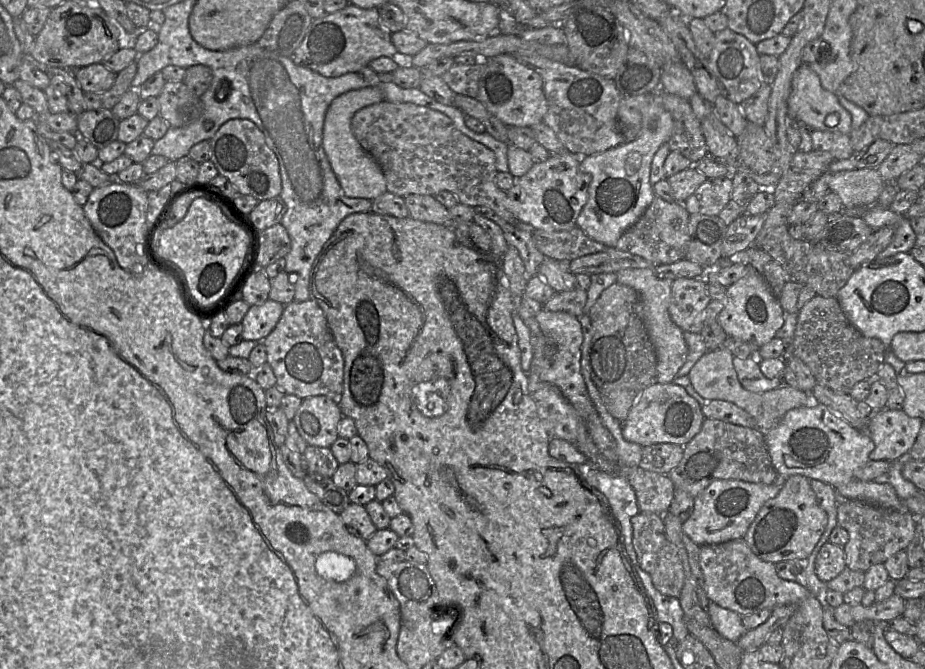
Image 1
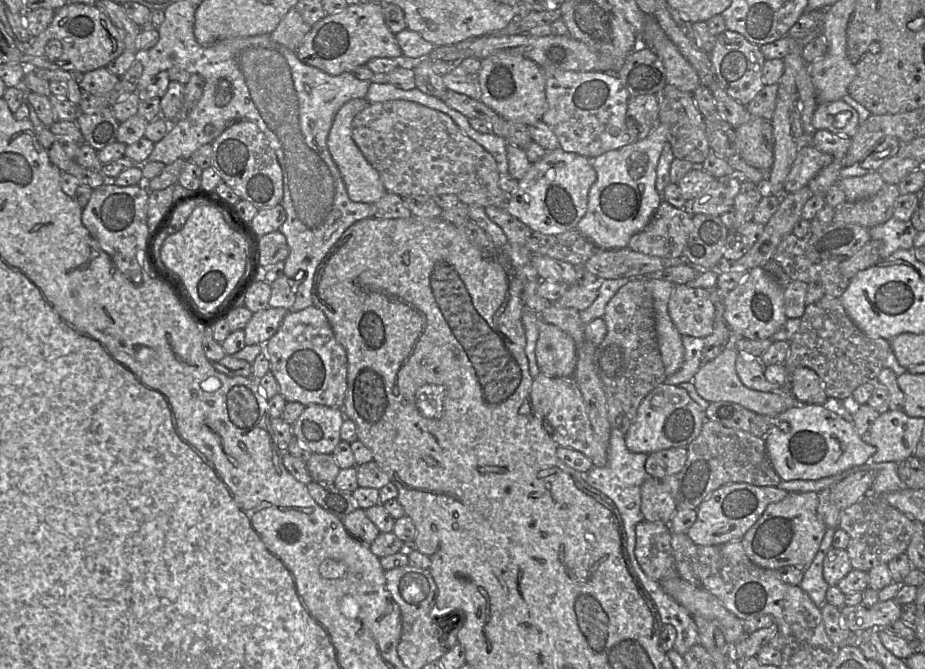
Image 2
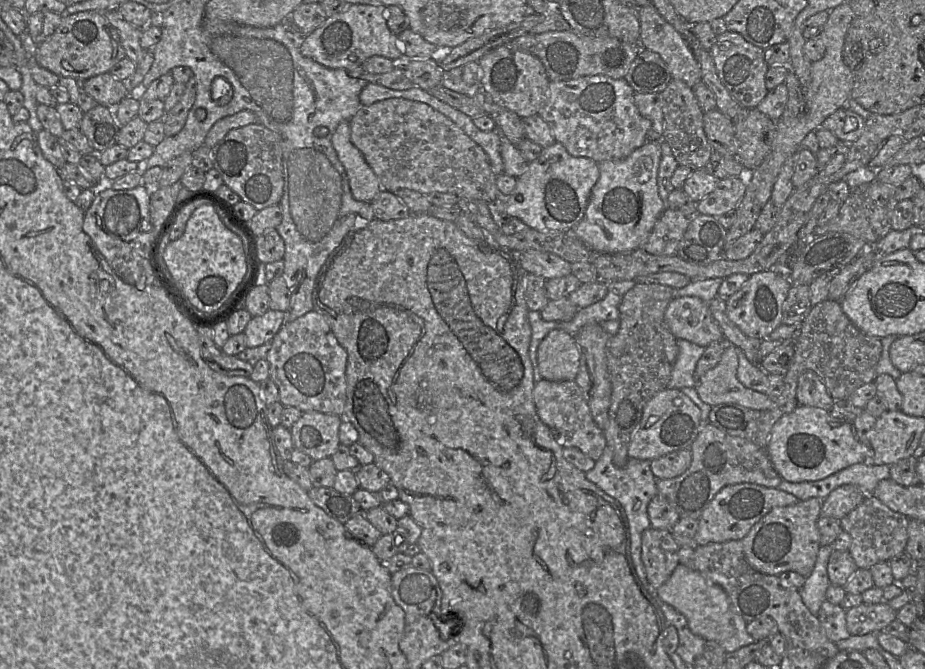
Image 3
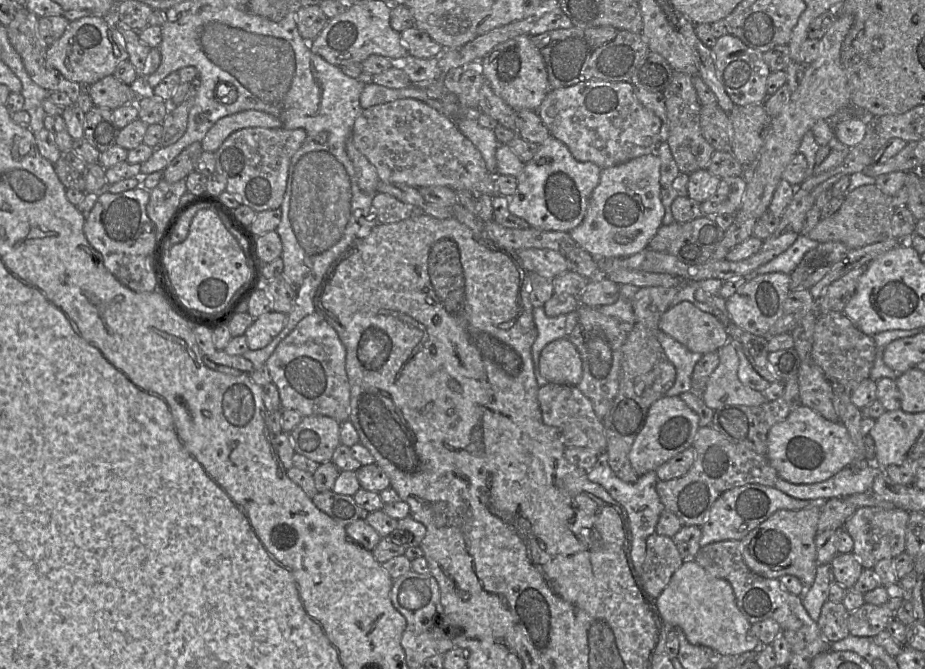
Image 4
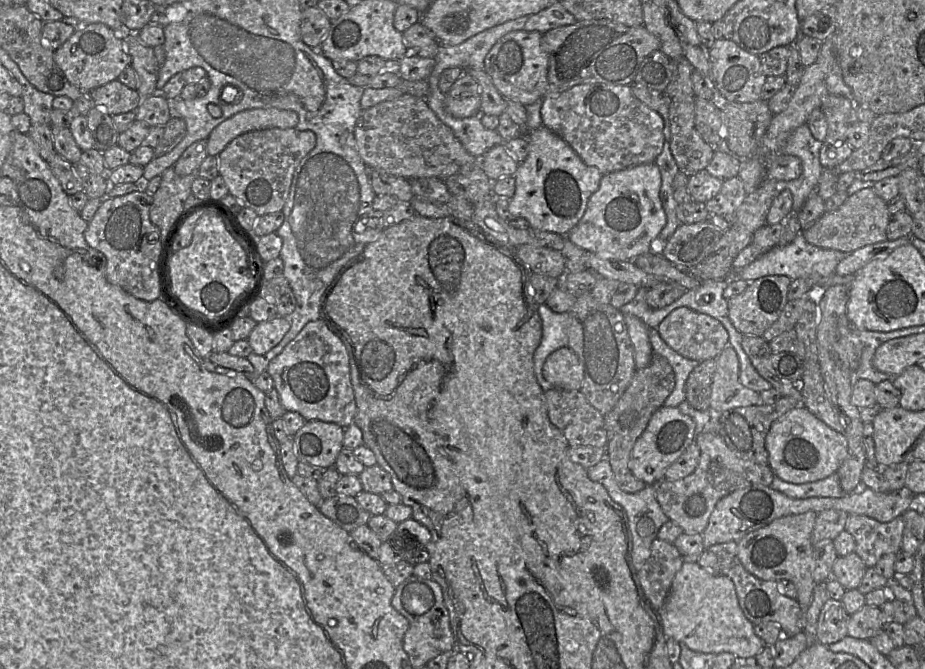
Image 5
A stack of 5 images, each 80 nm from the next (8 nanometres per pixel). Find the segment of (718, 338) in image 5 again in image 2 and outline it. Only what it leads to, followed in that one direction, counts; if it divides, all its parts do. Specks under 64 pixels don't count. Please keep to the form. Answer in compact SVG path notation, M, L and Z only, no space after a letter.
M676 285L668 302L668 313L682 336L704 339L713 331L714 291Z

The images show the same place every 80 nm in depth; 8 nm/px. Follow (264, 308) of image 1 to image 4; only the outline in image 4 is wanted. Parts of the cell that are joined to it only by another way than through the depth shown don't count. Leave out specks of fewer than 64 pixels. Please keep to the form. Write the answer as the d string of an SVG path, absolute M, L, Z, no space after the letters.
M274 311L255 318L245 331L248 348L258 350L267 346L283 329L286 318L286 314Z

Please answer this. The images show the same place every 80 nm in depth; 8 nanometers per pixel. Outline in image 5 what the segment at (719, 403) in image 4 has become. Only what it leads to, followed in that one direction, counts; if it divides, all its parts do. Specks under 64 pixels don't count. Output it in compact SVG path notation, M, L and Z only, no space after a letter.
M730 345L717 356L712 378L710 411L724 411L753 405L762 405L761 394L746 388L739 380L739 359Z

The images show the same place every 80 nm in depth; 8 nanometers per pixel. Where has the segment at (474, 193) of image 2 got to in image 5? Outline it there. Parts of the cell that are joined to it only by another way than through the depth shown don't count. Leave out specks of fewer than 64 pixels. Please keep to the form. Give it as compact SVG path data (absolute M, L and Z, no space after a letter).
M404 94L362 110L354 137L358 153L369 169L407 180L446 178L467 171L479 158L468 153L453 131L429 108L425 98Z

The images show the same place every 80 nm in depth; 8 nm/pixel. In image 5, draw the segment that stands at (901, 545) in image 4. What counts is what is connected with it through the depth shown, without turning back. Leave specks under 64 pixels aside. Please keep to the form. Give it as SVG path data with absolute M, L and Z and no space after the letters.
M849 515L845 530L853 536L854 552L867 567L874 567L886 554L897 554L902 551L904 530L902 516L892 521L879 522L864 515Z

